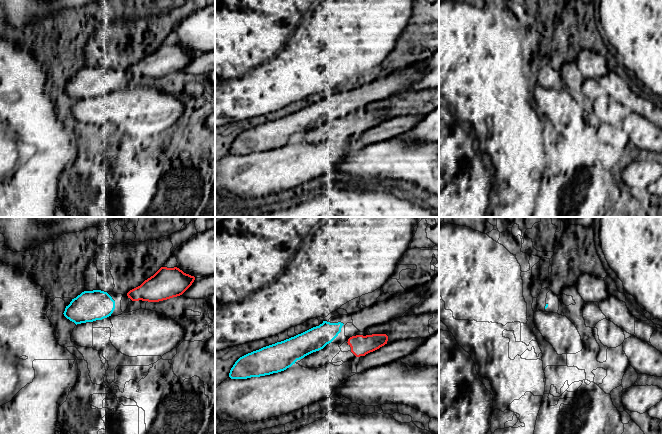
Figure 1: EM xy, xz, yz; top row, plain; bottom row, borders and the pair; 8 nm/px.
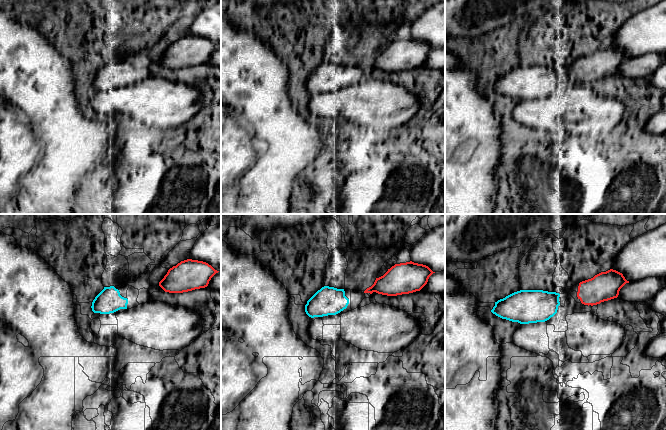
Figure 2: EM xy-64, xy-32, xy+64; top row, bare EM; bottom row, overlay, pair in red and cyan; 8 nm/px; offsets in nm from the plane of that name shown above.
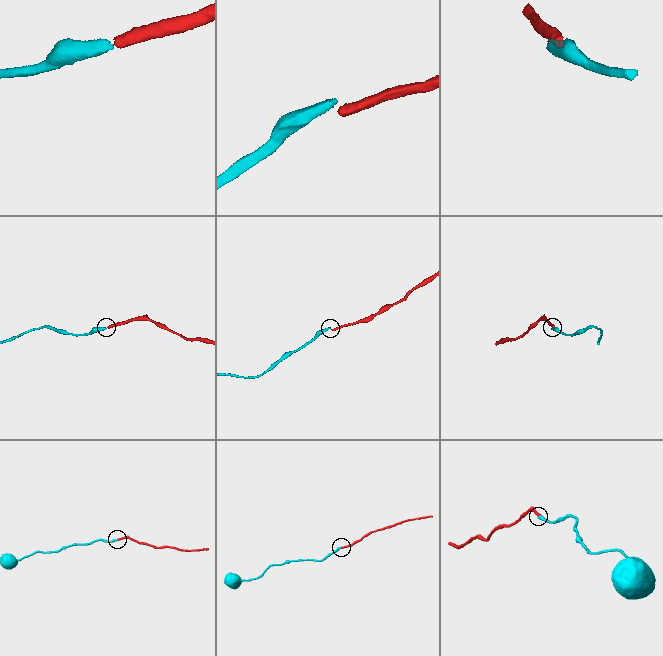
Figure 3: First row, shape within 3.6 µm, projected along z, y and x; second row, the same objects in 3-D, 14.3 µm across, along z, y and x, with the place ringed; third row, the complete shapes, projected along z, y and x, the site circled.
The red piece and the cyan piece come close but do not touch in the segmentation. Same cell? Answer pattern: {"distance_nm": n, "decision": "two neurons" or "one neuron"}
{"distance_nm": 90, "decision": "two neurons"}

